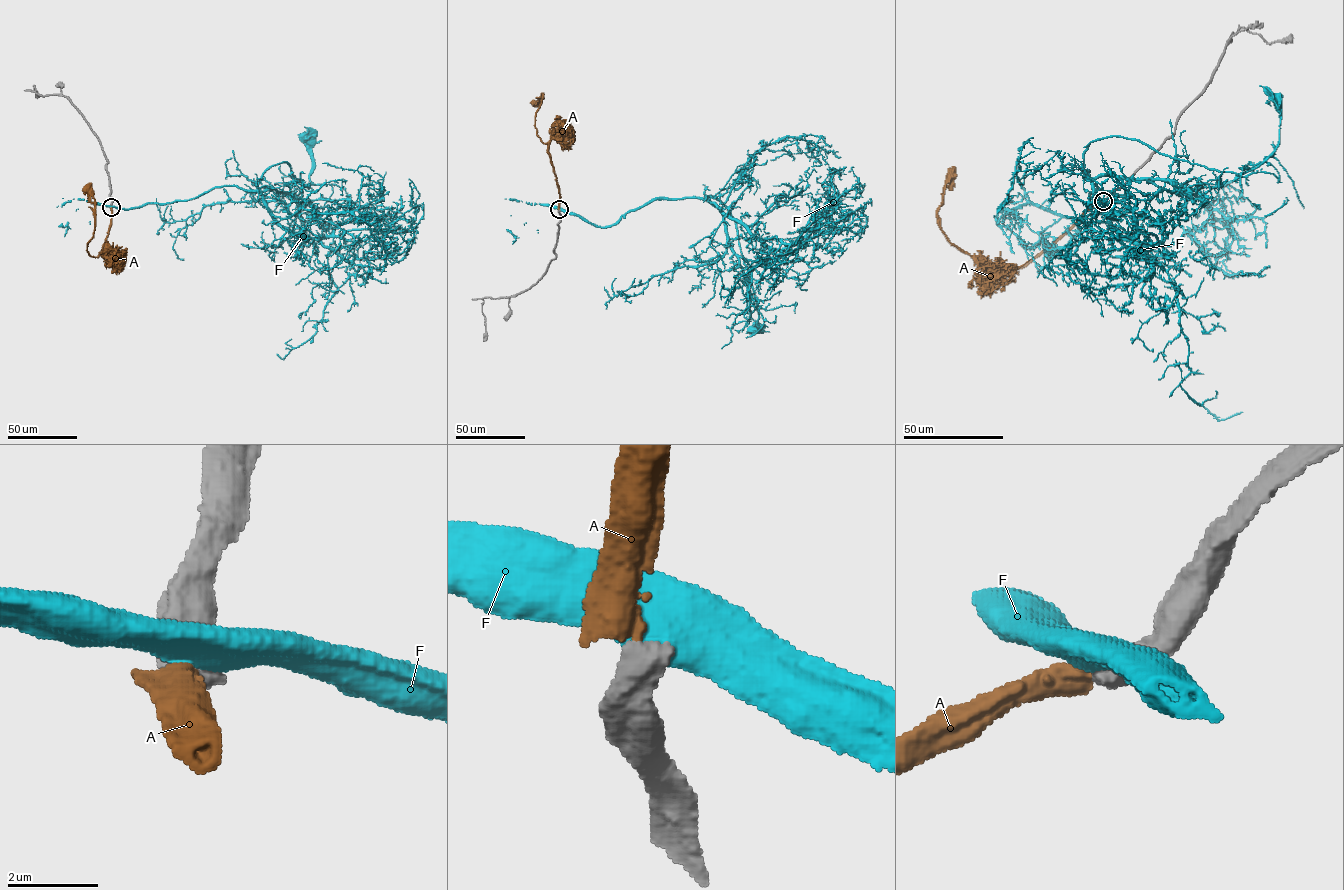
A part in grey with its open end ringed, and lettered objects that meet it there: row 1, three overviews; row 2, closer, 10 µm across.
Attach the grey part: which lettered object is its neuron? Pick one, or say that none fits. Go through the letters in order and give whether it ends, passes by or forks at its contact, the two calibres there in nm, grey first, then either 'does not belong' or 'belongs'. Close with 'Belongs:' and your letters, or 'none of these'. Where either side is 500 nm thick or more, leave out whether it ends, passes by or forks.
A: calibres 600 and 550 nm; does not belong
F: calibres 650 and 800 nm; does not belong
Belongs: none of these

